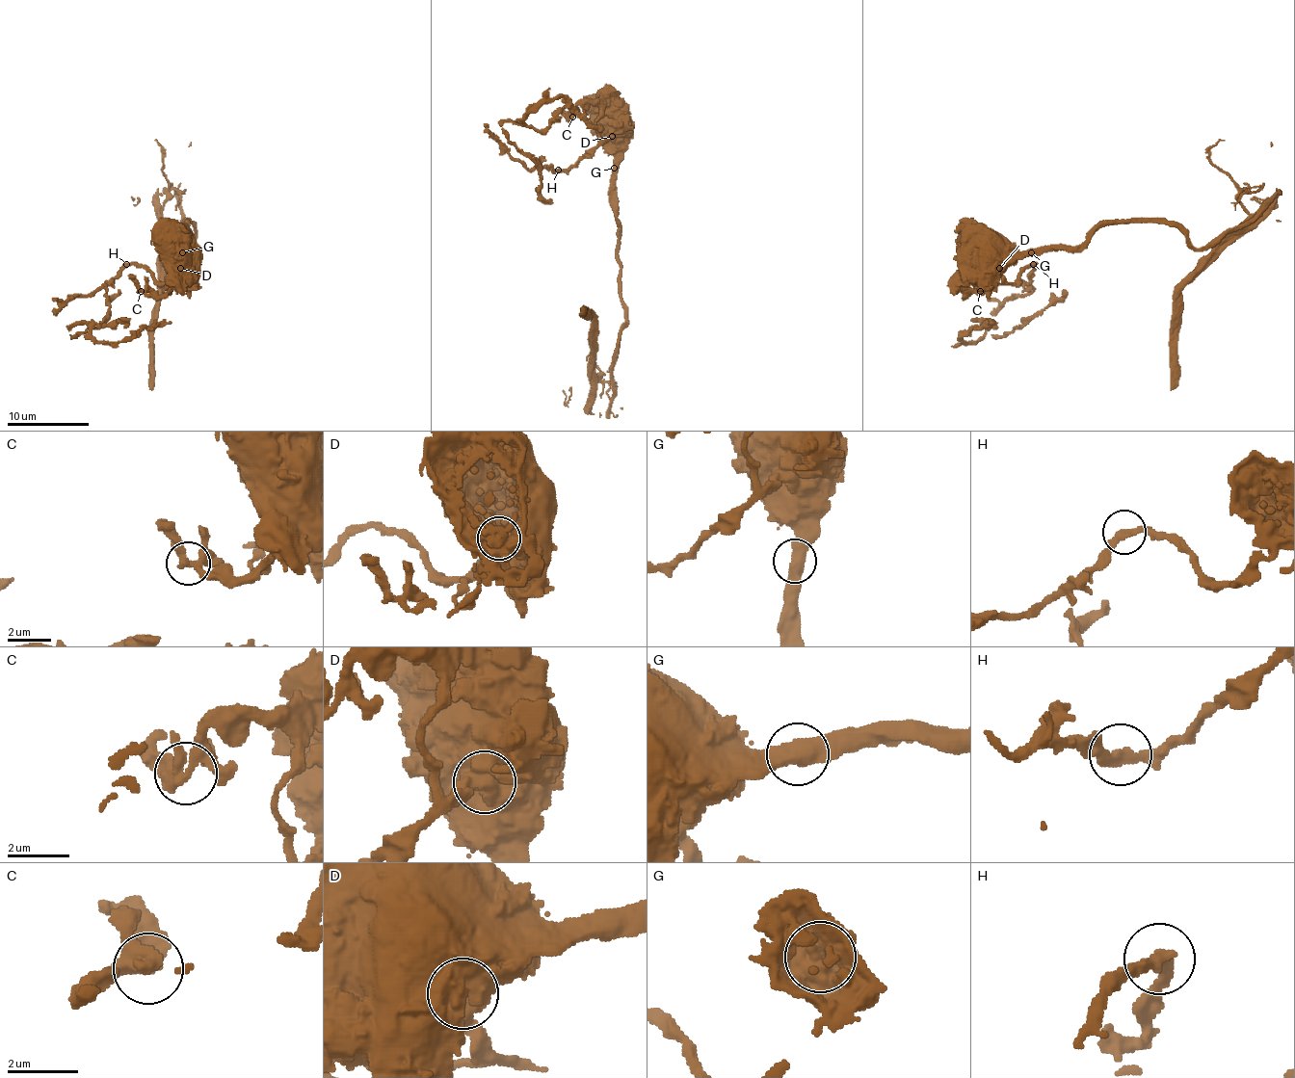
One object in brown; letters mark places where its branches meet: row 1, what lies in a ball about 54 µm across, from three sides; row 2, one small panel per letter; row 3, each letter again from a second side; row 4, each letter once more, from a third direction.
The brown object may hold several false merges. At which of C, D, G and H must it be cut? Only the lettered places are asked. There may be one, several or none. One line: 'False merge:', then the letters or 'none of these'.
False merge: D

